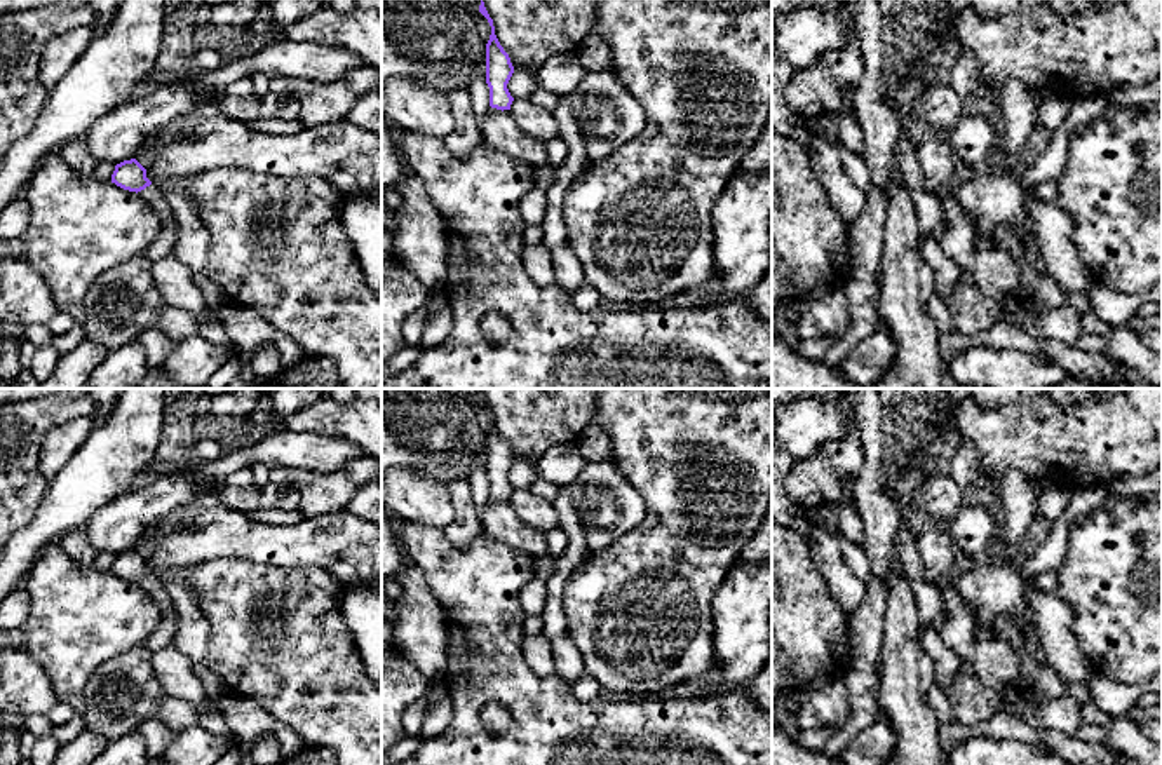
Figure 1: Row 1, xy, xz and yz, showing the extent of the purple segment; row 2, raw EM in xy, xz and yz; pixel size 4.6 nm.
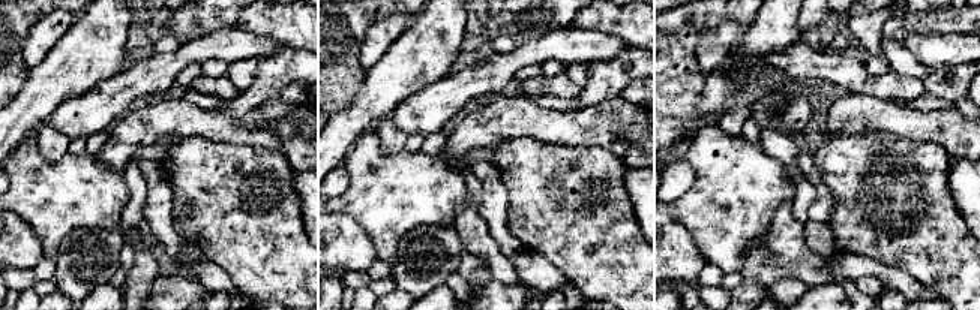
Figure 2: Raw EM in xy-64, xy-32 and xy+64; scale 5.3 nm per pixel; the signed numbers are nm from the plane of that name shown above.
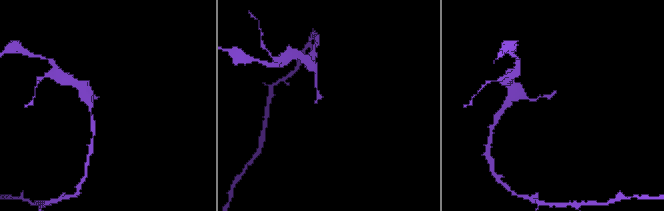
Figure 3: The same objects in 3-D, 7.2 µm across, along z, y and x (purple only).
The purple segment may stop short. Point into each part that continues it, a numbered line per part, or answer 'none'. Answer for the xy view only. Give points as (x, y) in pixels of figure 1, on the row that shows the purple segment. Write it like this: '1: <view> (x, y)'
1: xy (162, 244)

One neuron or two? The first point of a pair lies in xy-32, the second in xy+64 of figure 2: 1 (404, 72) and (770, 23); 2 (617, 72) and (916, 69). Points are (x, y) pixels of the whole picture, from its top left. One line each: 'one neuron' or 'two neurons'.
1: one neuron
2: one neuron

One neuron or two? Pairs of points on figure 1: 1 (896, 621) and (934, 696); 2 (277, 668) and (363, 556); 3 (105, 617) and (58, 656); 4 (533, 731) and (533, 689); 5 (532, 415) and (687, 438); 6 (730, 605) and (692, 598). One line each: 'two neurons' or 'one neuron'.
1: two neurons
2: two neurons
3: one neuron
4: one neuron
5: two neurons
6: two neurons

